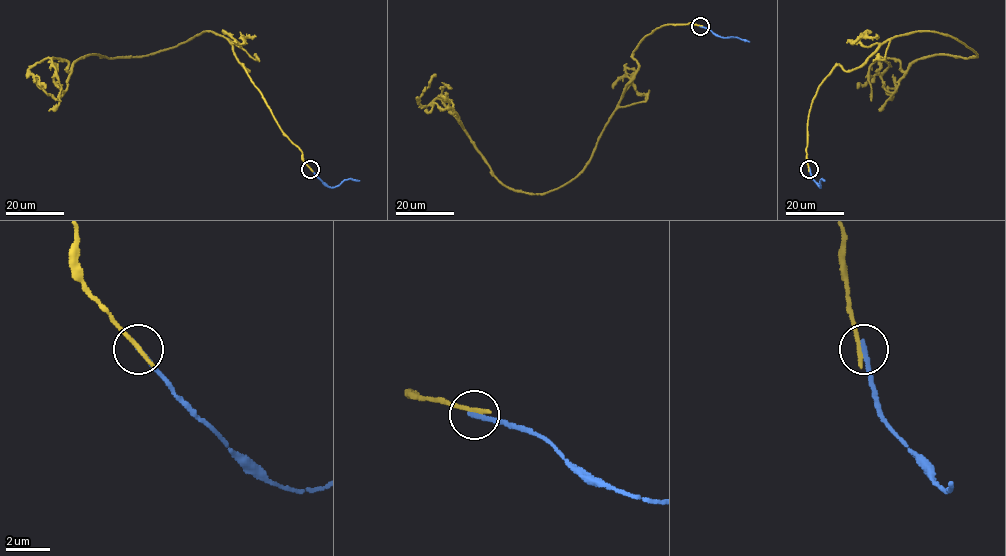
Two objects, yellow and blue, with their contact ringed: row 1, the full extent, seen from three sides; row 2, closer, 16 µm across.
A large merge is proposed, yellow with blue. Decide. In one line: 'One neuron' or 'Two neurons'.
Two neurons

